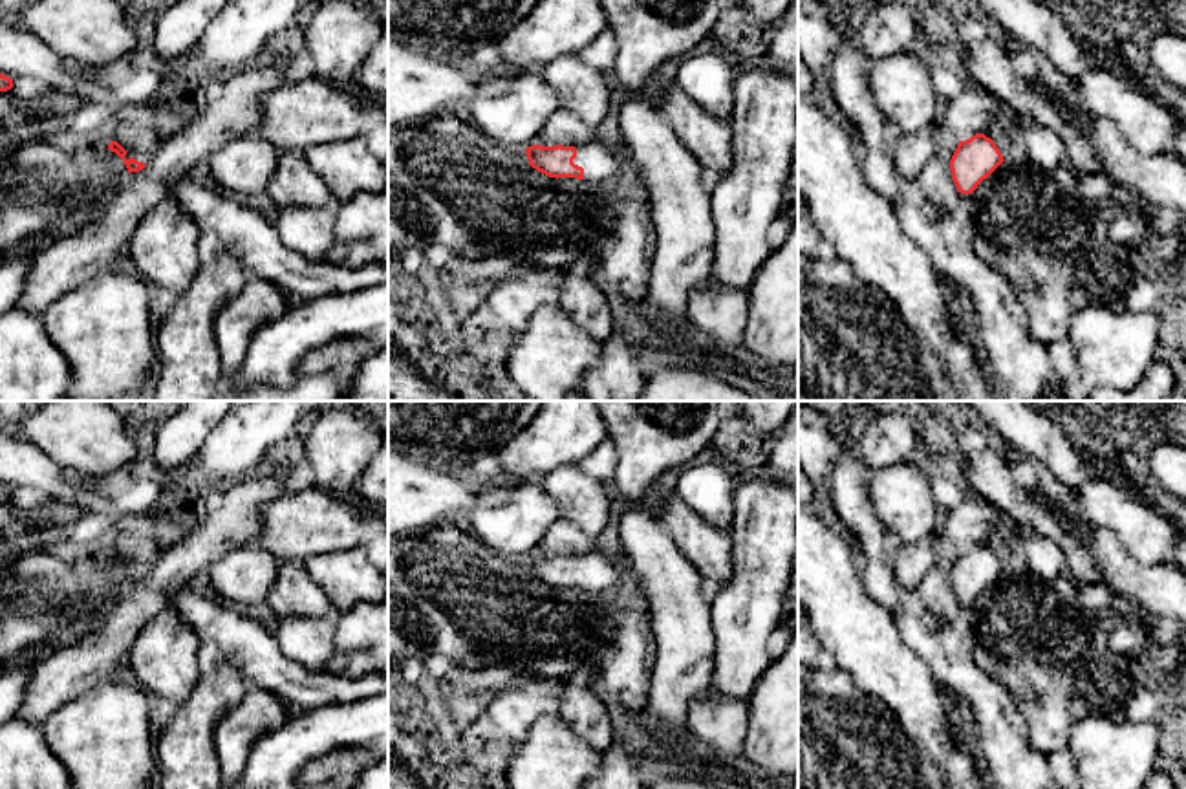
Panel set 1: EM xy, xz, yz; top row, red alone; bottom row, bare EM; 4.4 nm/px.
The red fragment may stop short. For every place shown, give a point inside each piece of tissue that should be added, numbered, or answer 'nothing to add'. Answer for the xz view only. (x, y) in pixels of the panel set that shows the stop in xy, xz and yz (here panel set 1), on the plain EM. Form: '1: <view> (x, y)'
1: xz (599, 573)

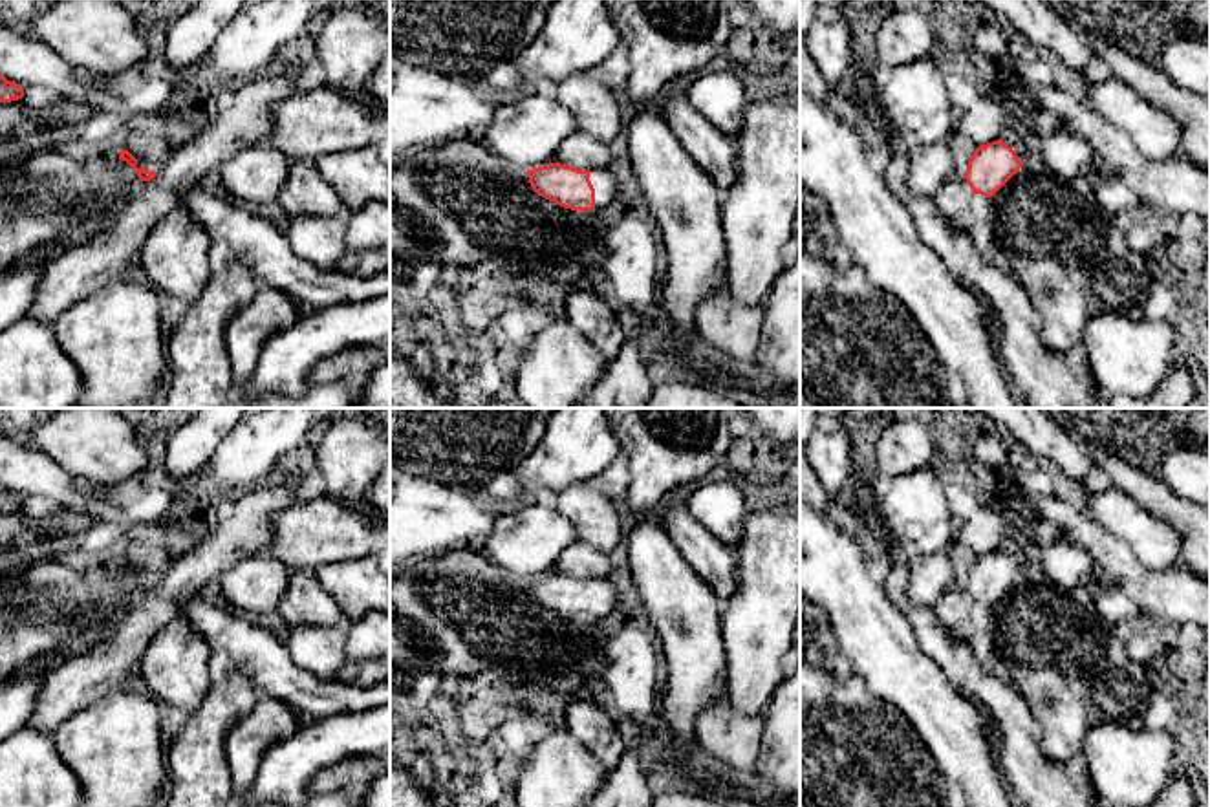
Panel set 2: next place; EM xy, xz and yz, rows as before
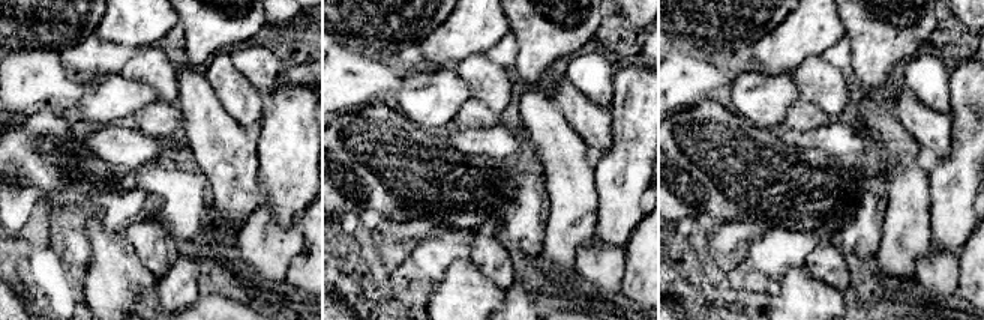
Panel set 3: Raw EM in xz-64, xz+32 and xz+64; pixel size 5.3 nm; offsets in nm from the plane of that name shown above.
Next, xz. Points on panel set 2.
1: xz (606, 597)

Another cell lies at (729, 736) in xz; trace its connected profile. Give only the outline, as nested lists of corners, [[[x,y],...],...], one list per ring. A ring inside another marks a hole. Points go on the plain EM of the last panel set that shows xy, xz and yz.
[[[723,690],[714,705],[696,719],[696,741],[718,761],[752,772],[758,761],[765,710],[756,716],[738,712]]]

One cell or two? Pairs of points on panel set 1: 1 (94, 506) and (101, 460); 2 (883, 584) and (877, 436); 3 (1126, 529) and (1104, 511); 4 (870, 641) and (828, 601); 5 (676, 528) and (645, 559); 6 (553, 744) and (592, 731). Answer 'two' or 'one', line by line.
1: two
2: two
3: one
4: one
5: two
6: two

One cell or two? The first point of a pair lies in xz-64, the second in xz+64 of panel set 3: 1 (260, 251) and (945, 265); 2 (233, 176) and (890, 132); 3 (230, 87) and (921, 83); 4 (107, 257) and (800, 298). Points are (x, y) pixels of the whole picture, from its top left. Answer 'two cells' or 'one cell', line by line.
1: one cell
2: one cell
3: two cells
4: one cell

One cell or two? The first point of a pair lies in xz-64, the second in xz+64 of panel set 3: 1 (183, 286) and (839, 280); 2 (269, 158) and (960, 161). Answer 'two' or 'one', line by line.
1: two
2: one

